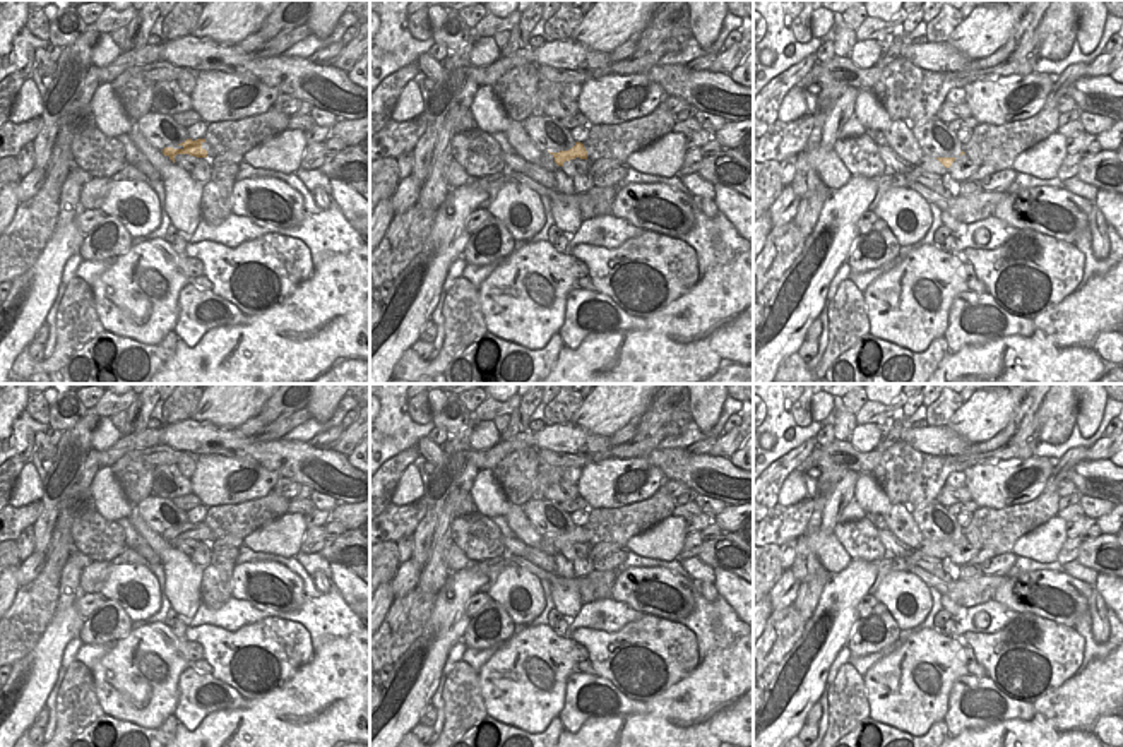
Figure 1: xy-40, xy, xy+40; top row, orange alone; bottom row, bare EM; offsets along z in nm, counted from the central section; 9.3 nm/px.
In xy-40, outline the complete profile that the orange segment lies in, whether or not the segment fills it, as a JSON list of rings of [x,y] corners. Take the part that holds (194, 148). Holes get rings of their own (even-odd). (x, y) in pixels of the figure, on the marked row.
[[[187,139],[185,142],[178,144],[178,149],[173,147],[164,147],[163,154],[168,156],[173,163],[175,163],[175,156],[176,154],[190,154],[195,158],[207,158],[207,151],[202,147],[202,144],[205,142],[205,139]]]

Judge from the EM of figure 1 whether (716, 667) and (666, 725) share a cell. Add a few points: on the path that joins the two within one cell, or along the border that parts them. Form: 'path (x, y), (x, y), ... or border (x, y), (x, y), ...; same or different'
path (707, 684), (675, 715); same

